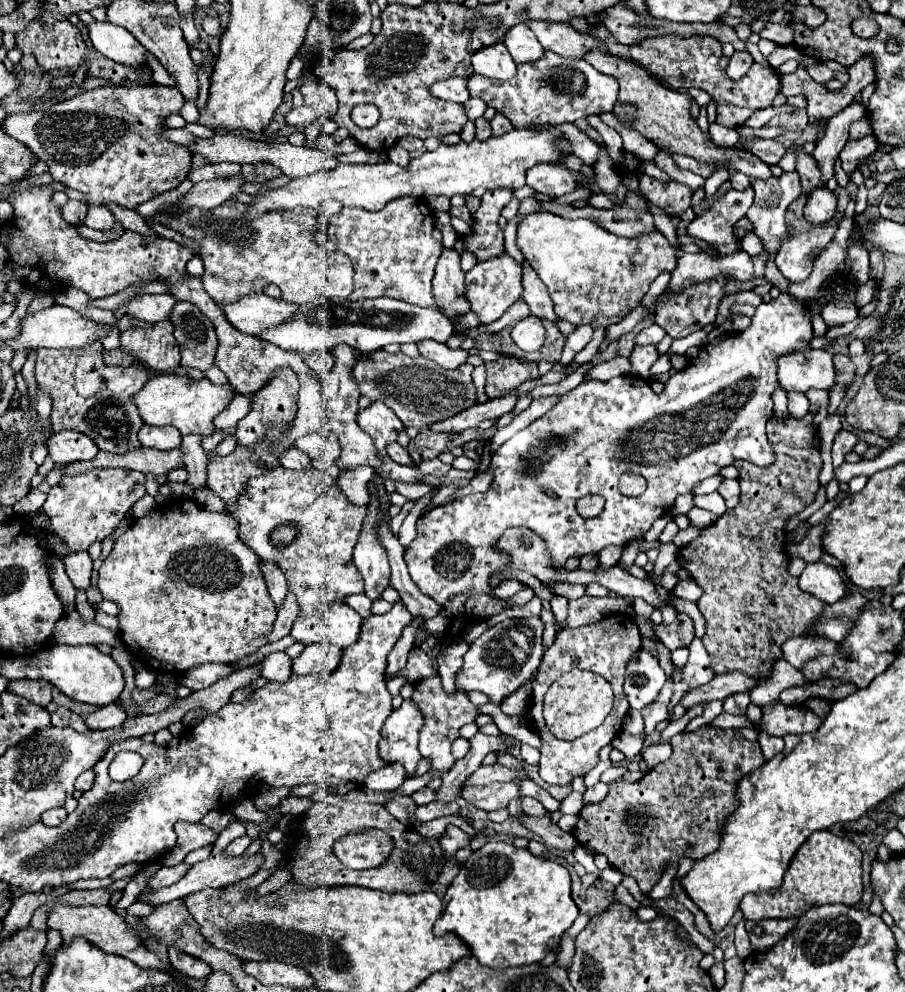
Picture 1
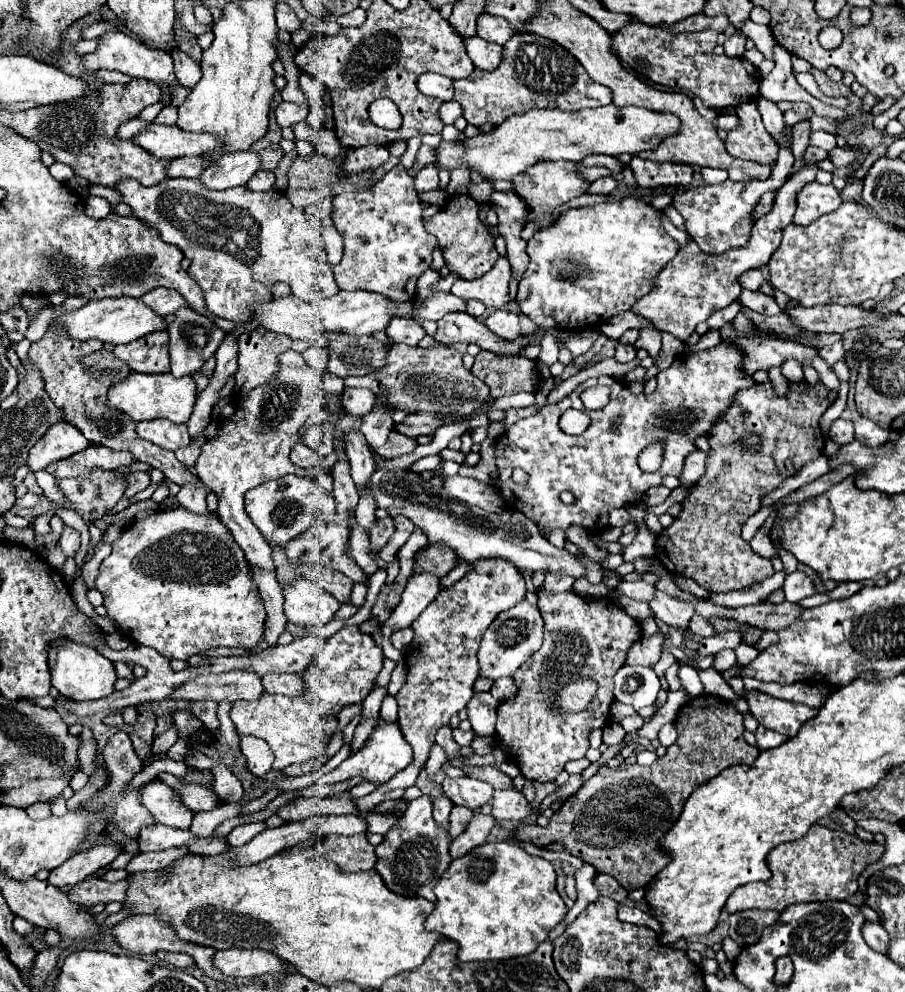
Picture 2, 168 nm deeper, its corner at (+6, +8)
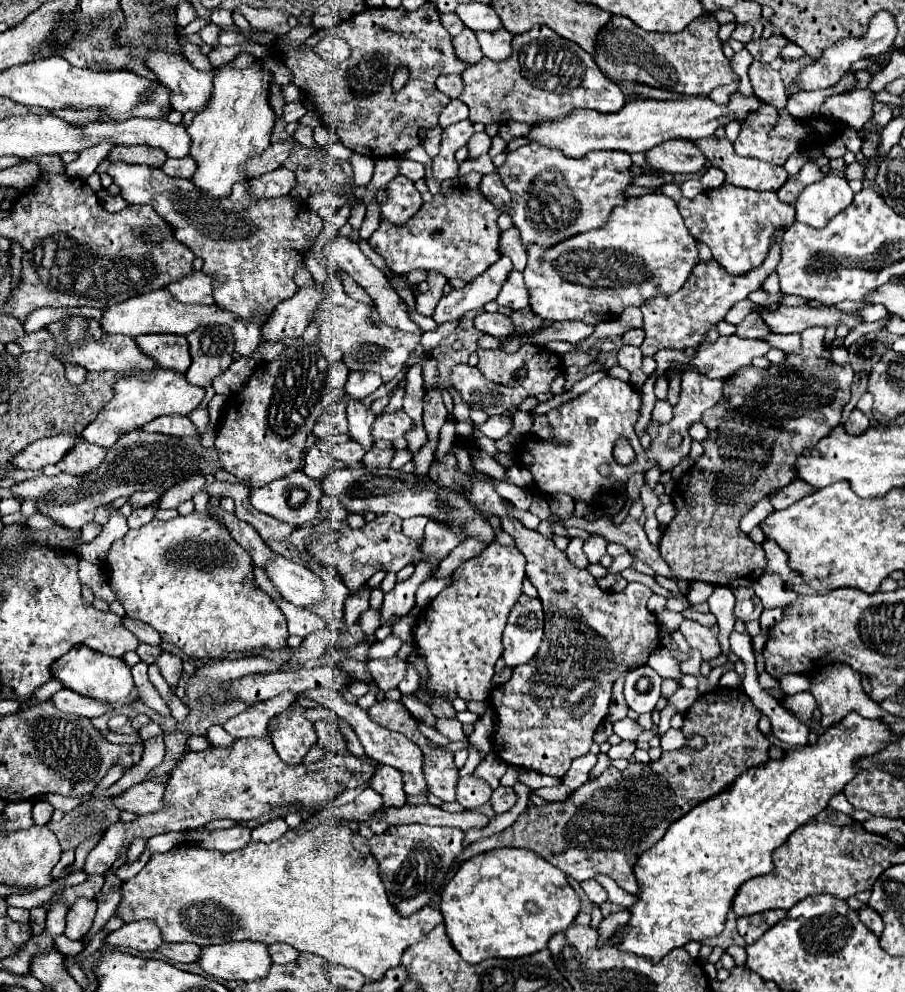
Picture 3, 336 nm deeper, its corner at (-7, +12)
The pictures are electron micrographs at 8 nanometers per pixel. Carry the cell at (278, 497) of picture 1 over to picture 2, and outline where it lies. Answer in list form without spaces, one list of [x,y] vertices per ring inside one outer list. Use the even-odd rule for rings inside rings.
[[[288,474],[278,480],[268,480],[258,488],[248,490],[244,498],[246,498],[246,514],[250,516],[254,526],[262,532],[268,544],[278,544],[278,546],[284,546],[310,526],[320,524],[322,518],[334,514],[336,510],[334,498],[324,490],[320,490],[312,478],[294,474]]]

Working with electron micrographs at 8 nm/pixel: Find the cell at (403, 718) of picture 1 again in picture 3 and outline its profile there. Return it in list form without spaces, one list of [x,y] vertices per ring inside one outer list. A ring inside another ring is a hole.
[[[377,762],[375,764],[375,774],[371,778],[371,788],[377,790],[385,806],[395,806],[395,804],[405,804],[405,790],[403,790],[403,774],[387,764]]]

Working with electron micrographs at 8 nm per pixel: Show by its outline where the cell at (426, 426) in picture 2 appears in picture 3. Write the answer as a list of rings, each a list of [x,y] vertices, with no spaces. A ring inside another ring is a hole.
[[[397,410],[393,414],[385,414],[385,416],[377,416],[377,420],[375,420],[375,440],[385,438],[385,440],[393,442],[413,428],[415,428],[415,422],[403,410]]]

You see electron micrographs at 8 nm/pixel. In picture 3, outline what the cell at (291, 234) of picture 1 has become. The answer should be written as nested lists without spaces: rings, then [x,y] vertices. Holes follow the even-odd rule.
[[[101,162],[97,174],[103,172],[113,178],[129,204],[151,204],[171,224],[175,240],[203,258],[201,272],[215,280],[215,304],[241,320],[271,314],[277,304],[295,294],[293,276],[303,266],[305,252],[323,230],[323,220],[303,200],[293,196],[255,200],[249,194],[251,186],[247,180],[235,184],[229,196],[211,198],[193,180],[171,178],[163,170],[149,166]]]

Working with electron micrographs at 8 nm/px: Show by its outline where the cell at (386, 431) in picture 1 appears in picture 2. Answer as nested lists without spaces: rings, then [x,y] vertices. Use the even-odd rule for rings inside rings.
[[[344,388],[342,390],[342,406],[346,412],[364,416],[374,408],[374,392],[368,388]]]

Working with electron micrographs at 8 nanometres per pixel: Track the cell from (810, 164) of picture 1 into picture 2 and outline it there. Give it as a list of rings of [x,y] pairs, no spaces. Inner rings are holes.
[[[758,94],[756,104],[758,104],[758,110],[760,110],[760,114],[762,114],[762,122],[764,122],[766,130],[776,138],[778,144],[782,144],[782,142],[784,142],[782,130],[784,130],[784,126],[786,126],[782,112],[778,110],[778,106],[776,106],[774,102],[770,102],[770,100],[764,98],[762,94]]]

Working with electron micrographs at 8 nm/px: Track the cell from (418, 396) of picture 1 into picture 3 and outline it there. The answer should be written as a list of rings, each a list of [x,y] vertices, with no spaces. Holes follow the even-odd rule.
[[[469,364],[453,366],[449,382],[473,410],[483,410],[491,416],[503,414],[511,408],[511,404],[519,406],[527,398],[523,388],[509,388],[491,382],[475,366]]]

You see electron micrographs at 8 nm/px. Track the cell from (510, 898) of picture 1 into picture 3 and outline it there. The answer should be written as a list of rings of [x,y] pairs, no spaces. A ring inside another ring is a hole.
[[[497,848],[465,860],[449,884],[441,892],[441,906],[447,936],[453,948],[469,964],[479,964],[485,958],[519,958],[543,950],[549,938],[571,926],[579,914],[579,896],[569,886],[563,870],[555,868],[541,856],[523,848]]]

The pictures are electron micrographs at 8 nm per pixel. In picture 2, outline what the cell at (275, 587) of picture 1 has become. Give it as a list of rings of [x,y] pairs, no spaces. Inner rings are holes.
[[[280,364],[278,372],[262,386],[252,388],[242,400],[234,400],[234,414],[222,420],[220,432],[202,446],[202,454],[196,460],[198,478],[210,486],[218,496],[218,518],[232,532],[236,544],[244,550],[246,560],[252,566],[274,570],[272,548],[266,544],[264,536],[252,524],[244,510],[244,494],[266,480],[276,480],[286,474],[304,472],[296,468],[288,458],[290,448],[300,440],[298,430],[304,422],[322,410],[322,376],[324,370],[314,366],[290,368]]]

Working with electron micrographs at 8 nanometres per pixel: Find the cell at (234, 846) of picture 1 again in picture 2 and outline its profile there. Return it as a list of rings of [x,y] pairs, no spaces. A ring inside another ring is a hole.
[[[252,822],[252,824],[236,826],[236,828],[228,834],[228,842],[230,842],[232,848],[244,846],[244,844],[250,842],[250,838],[258,836],[262,830],[266,830],[266,822]]]

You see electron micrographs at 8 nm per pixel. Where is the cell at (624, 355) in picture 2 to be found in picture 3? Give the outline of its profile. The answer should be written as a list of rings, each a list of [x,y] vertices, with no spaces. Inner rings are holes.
[[[623,346],[619,350],[619,354],[617,354],[619,366],[623,366],[629,372],[641,368],[641,358],[643,358],[643,354],[641,354],[641,350],[637,346]]]

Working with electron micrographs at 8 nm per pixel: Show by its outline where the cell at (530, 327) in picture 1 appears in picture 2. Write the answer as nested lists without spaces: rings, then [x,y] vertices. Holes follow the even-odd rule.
[[[494,310],[490,316],[486,316],[486,328],[494,332],[496,336],[504,340],[514,340],[520,336],[520,326],[518,326],[518,316],[508,312],[508,310]]]

